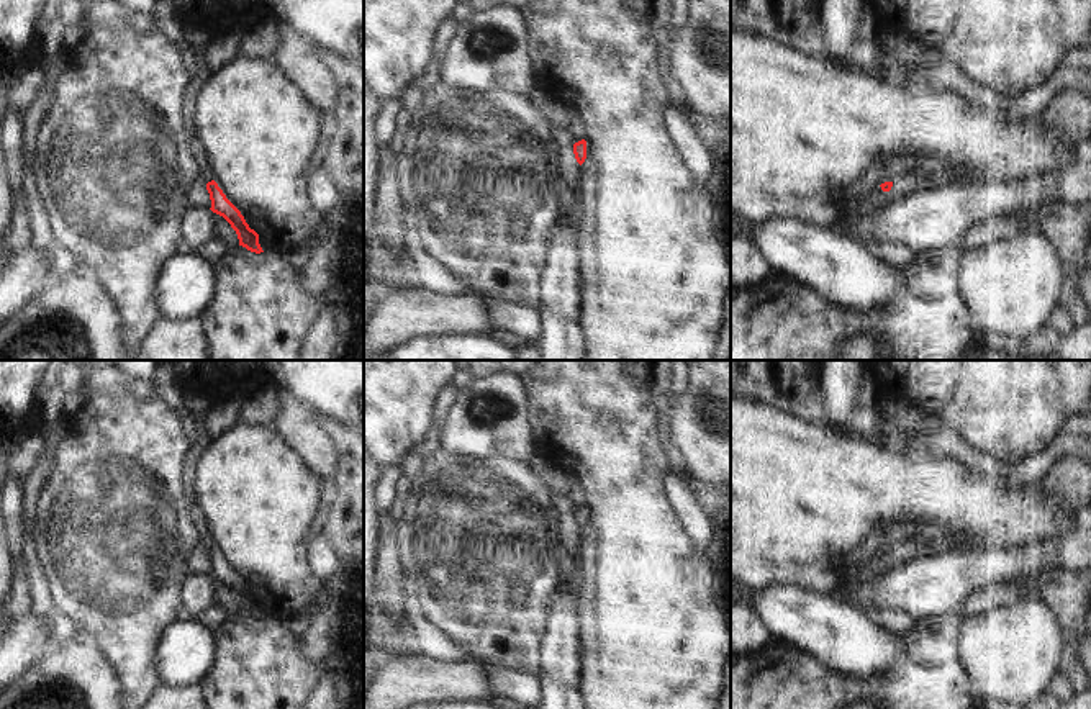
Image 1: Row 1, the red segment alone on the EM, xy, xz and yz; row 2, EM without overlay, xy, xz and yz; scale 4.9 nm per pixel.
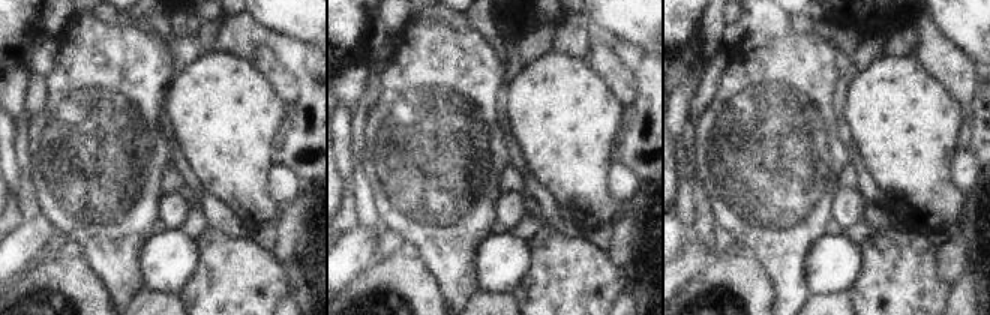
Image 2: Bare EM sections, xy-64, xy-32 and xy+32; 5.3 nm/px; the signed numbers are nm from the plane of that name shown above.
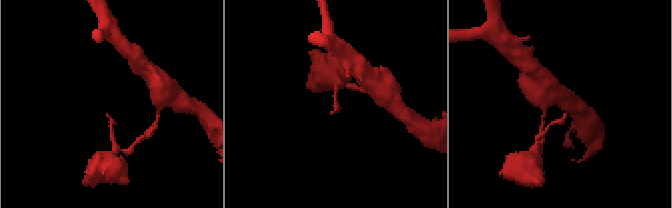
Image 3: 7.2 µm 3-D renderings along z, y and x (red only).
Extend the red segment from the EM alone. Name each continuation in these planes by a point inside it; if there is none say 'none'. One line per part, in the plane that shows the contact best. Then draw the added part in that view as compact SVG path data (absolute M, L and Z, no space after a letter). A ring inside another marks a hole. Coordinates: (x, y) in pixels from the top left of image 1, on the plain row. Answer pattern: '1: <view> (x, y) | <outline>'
1: yz (895, 536) | M893 526L891 529L886 531L886 535L885 535L886 544L883 545L881 550L893 549L898 544L906 542L911 537L911 534L912 534L912 529L908 526L901 526L901 527Z

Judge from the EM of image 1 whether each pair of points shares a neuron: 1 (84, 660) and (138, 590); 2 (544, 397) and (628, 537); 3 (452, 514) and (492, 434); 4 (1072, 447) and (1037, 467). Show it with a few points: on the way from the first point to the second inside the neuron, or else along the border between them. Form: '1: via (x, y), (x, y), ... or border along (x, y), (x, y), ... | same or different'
1: border along (82, 637), (100, 650), (117, 672), (117, 678) | different
2: via (580, 429), (621, 470), (624, 501) | same
3: border along (444, 451), (454, 456), (500, 456), (520, 464) | different
4: via (1063, 447), (1045, 459) | same

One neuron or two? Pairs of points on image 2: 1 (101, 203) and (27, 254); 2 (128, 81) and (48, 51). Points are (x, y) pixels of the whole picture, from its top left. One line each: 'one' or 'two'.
1: two
2: two

